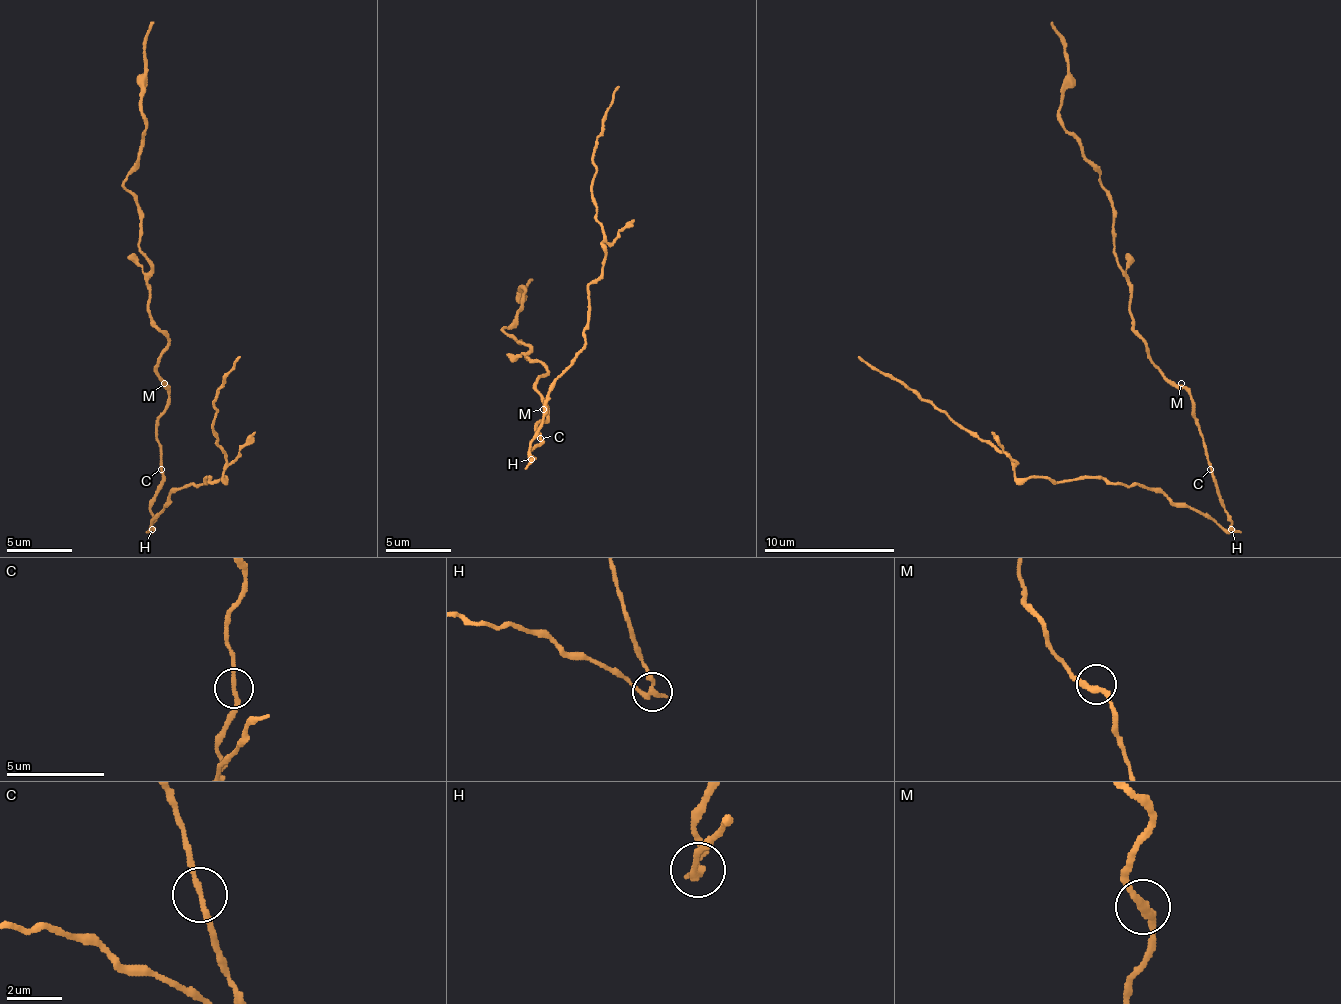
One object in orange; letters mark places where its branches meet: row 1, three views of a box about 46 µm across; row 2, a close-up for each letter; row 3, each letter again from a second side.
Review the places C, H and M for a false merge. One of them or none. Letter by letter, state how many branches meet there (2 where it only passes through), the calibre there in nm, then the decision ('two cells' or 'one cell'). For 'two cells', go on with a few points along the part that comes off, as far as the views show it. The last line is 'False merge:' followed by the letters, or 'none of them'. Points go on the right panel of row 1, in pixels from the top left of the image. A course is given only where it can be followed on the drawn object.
C: 2 | 200 nm | one cell
H: 2 | 280 nm | two cells | (1230, 528), (1151, 492), (1112, 482), (1020, 479), (1004, 452), (971, 436), (859, 357)
M: 2 | 300 nm | one cell
False merge: H

